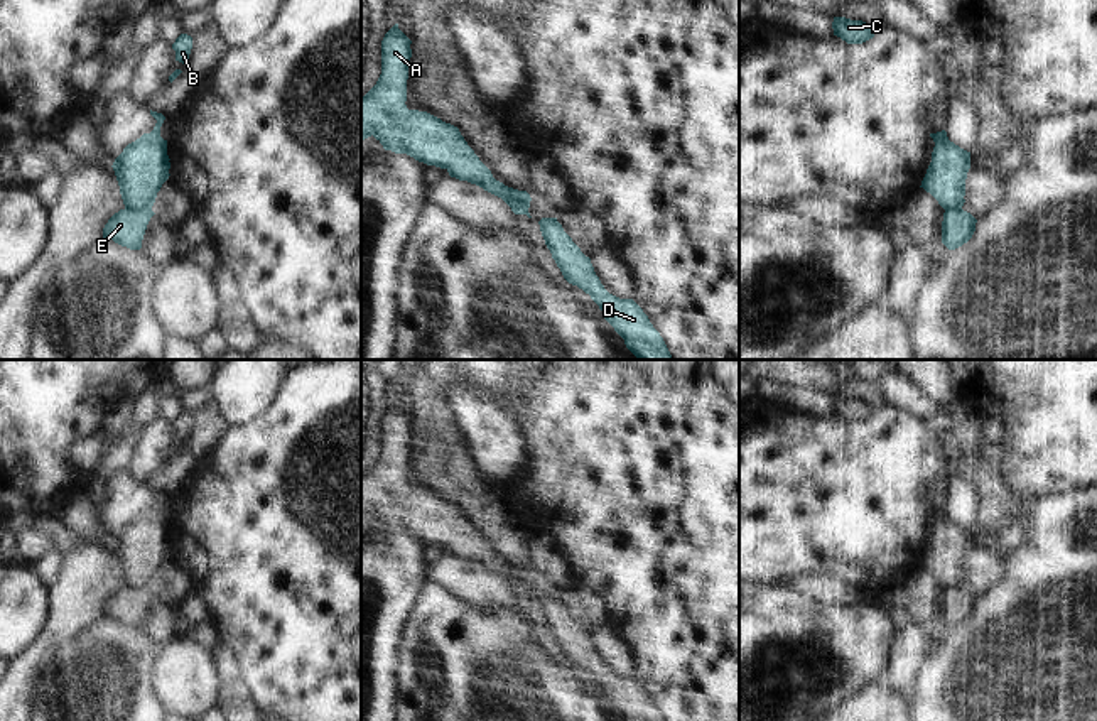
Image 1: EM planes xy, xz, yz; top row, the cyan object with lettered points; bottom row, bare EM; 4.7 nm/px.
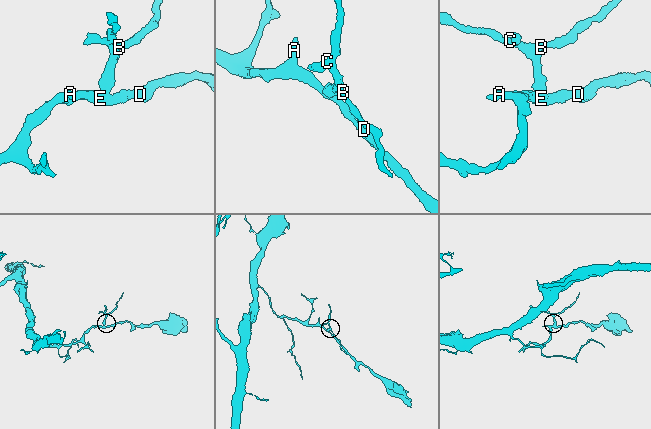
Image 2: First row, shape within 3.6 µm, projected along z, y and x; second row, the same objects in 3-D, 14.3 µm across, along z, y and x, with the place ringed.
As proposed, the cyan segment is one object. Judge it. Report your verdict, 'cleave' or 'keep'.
cleave

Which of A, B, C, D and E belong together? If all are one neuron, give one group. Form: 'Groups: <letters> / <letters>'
Groups: A D E / B C.

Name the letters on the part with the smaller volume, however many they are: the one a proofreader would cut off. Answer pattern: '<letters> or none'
B, C

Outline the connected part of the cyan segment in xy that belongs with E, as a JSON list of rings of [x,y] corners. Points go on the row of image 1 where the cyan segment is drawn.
[[[120,209],[105,225],[103,240],[113,240],[130,250],[140,250],[147,225],[154,214],[152,209]]]

